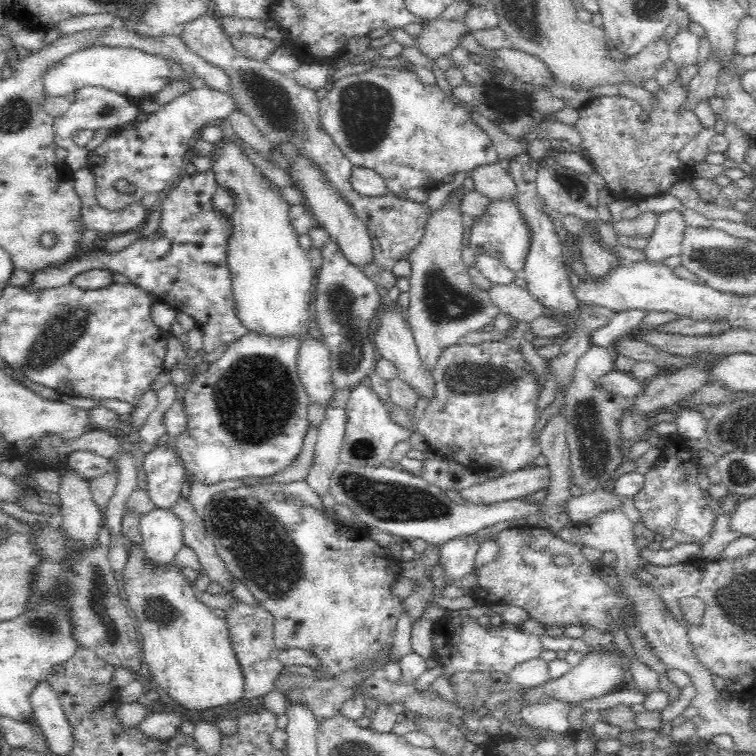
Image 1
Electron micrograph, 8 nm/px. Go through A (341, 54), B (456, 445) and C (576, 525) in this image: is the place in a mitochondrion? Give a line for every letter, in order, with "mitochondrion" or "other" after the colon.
A: other
B: other
C: other

